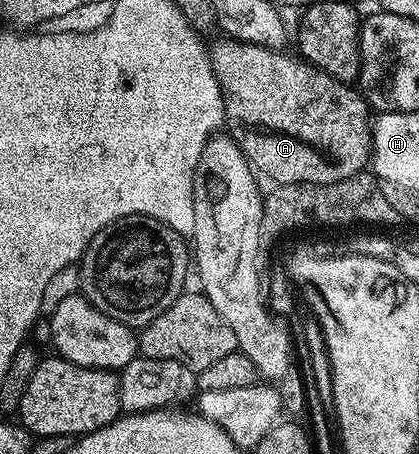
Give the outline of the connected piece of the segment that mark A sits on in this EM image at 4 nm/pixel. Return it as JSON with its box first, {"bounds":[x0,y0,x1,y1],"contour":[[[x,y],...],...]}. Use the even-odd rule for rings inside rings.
{"bounds":[208,36,372,184],"contour":[[[220,36],[215,39],[208,50],[208,59],[212,62],[212,71],[220,85],[222,100],[224,101],[224,120],[227,133],[231,139],[237,143],[251,165],[255,167],[261,175],[265,174],[268,178],[273,178],[276,184],[288,182],[305,182],[306,184],[333,184],[334,181],[346,180],[347,177],[361,173],[369,165],[372,156],[372,129],[370,125],[370,107],[364,101],[363,94],[359,89],[351,85],[334,80],[328,74],[323,74],[312,66],[309,62],[301,60],[299,57],[286,54],[279,50],[268,50],[266,47],[257,46],[254,43],[240,42],[227,36]]]}

